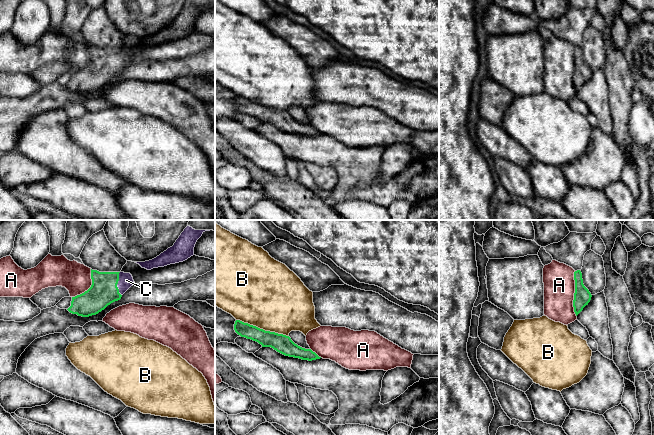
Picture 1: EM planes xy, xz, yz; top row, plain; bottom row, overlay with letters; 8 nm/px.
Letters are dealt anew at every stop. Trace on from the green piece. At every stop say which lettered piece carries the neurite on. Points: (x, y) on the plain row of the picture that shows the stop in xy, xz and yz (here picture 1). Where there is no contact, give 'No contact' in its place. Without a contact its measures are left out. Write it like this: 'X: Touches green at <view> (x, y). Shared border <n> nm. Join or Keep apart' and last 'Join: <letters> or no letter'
A: Touches green at yz (574, 70). Shared border 360 nm. Keep apart
B: Touches green at xz (262, 105). Shared border 440 nm. Keep apart
C: Touches green at xy (117, 59). Shared border 190 nm. Join
Join: C

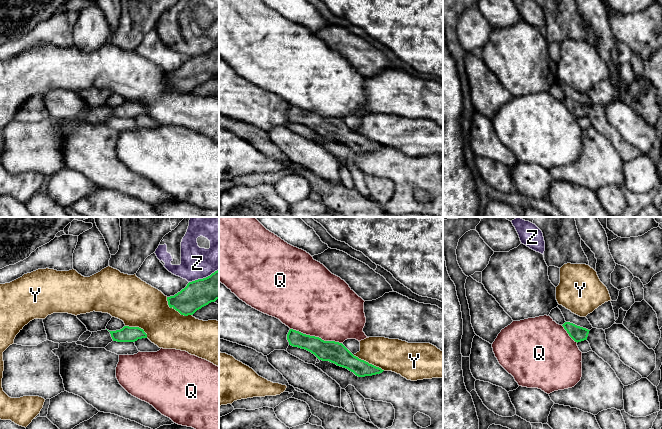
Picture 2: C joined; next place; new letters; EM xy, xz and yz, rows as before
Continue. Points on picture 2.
Q: Touches green at xz (316, 113). Shared border 440 nm. Keep apart
Y: Touches green at xy (176, 86). Shared border 260 nm. Keep apart
Z: Touches green at xy (203, 54). Shared border 260 nm. Keep apart
Join: no letter

